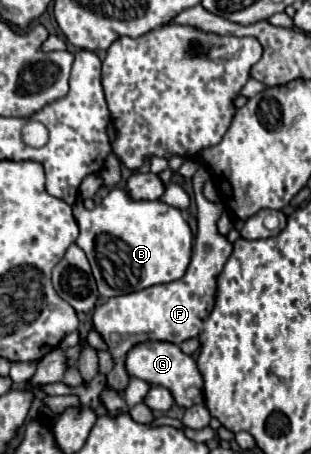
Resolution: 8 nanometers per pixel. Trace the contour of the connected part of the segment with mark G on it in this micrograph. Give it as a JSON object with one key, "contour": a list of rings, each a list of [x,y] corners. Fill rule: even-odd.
{"contour":[[[144,341],[144,343],[138,343],[134,345],[128,353],[126,353],[126,371],[128,375],[132,377],[138,377],[150,385],[162,385],[166,389],[172,391],[174,395],[174,401],[180,405],[180,407],[192,407],[192,405],[198,405],[198,403],[204,403],[204,383],[202,383],[202,375],[196,367],[196,361],[182,353],[182,349],[174,343],[166,343],[166,341]],[[190,389],[196,389],[192,395],[188,393]]]}

